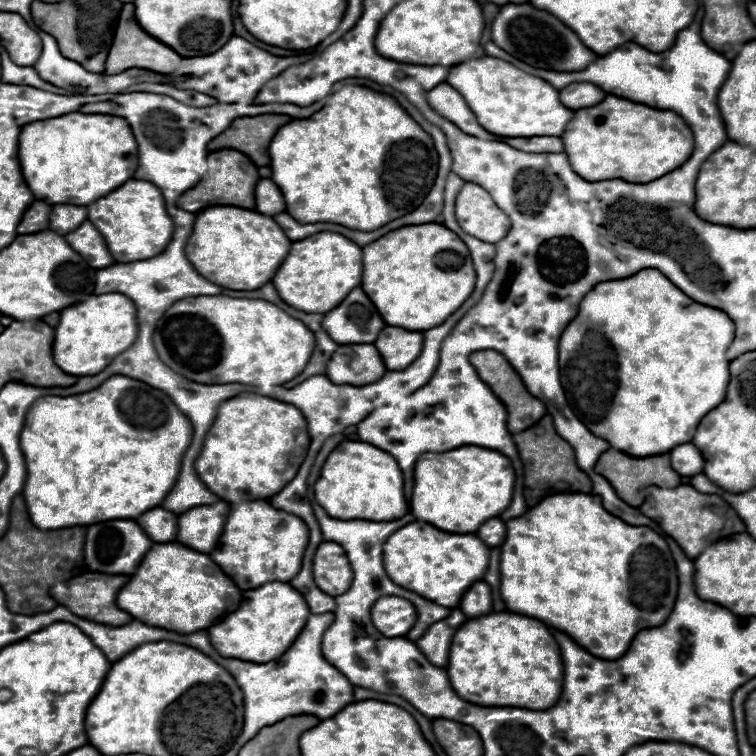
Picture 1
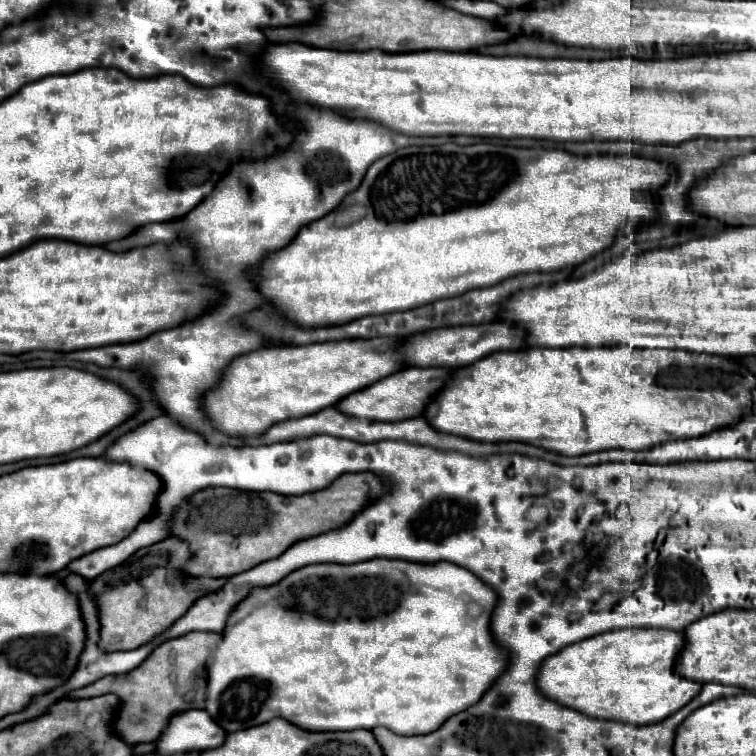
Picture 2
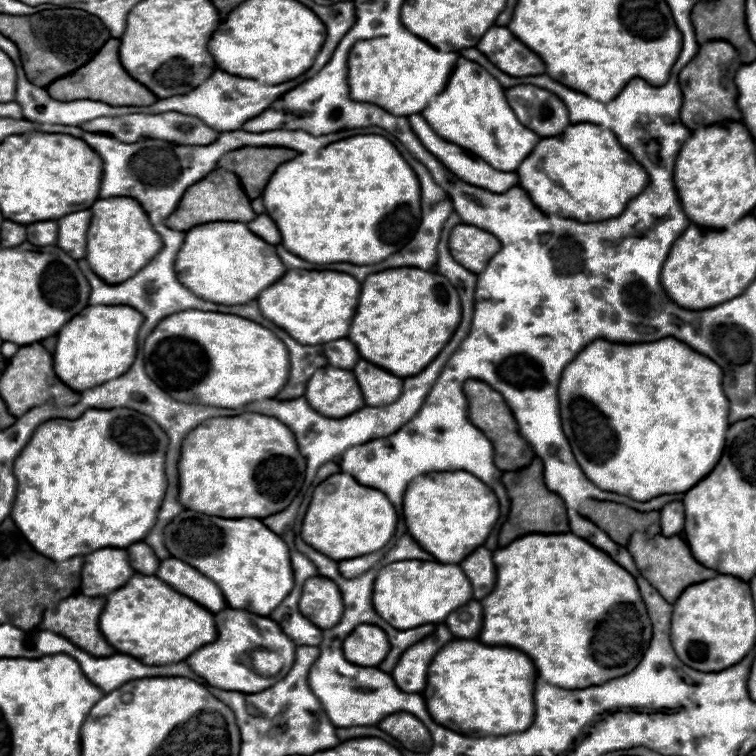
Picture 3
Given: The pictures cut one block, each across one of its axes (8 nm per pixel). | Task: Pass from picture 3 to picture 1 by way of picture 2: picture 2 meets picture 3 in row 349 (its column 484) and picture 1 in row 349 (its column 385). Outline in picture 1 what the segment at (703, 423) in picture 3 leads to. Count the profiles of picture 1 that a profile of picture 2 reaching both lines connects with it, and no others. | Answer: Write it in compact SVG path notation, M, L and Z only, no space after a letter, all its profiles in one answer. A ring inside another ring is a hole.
M656 268L640 270L640 272L636 272L636 276L630 276L626 280L600 282L592 288L592 292L588 292L588 296L584 296L584 300L580 300L580 308L578 308L576 318L568 324L568 328L564 328L564 334L560 336L558 362L560 362L560 378L562 378L562 386L564 386L568 404L576 412L576 416L596 436L608 440L612 448L618 448L618 450L622 450L630 456L636 456L636 458L664 454L678 444L690 442L700 420L712 408L716 408L716 404L720 404L720 400L724 400L724 392L728 388L728 364L730 364L726 358L726 350L728 350L732 338L734 338L734 324L732 324L732 320L728 320L728 316L724 316L724 312L720 312L716 308L708 308L704 304L696 304L692 298L688 298L684 292L680 292L680 288L676 288Z

